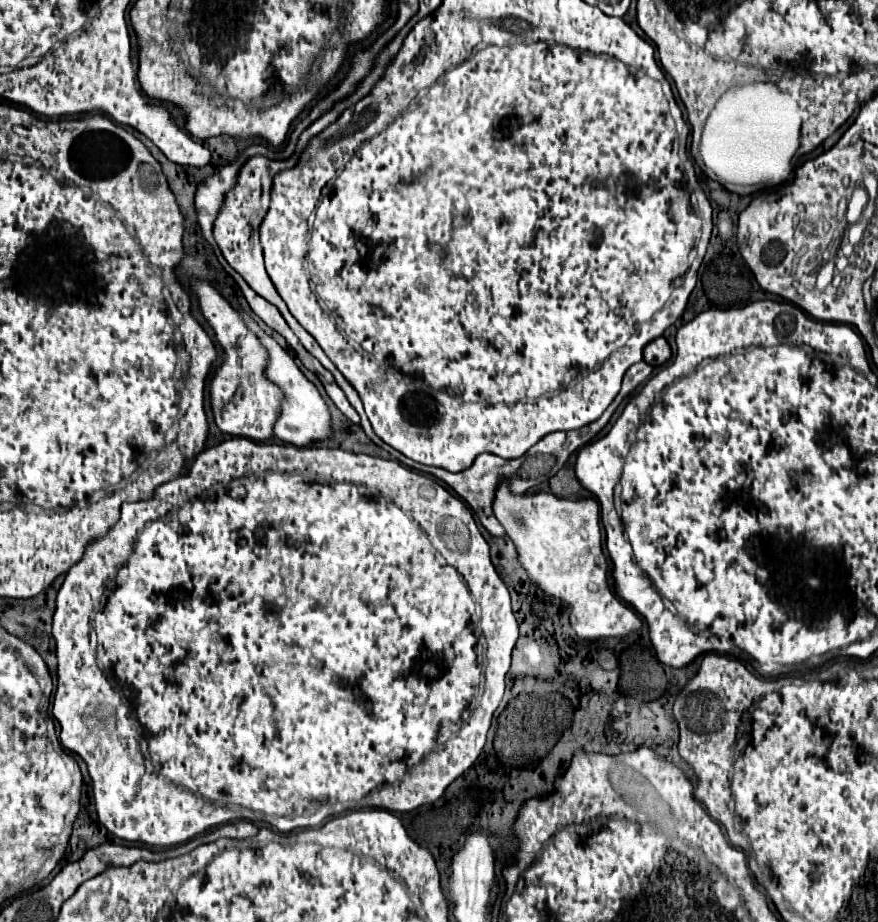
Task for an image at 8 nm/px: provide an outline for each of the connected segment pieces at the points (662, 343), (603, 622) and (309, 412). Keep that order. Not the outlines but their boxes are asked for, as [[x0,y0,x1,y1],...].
[[643,336,671,366],[493,478,641,640],[237,308,331,446]]

